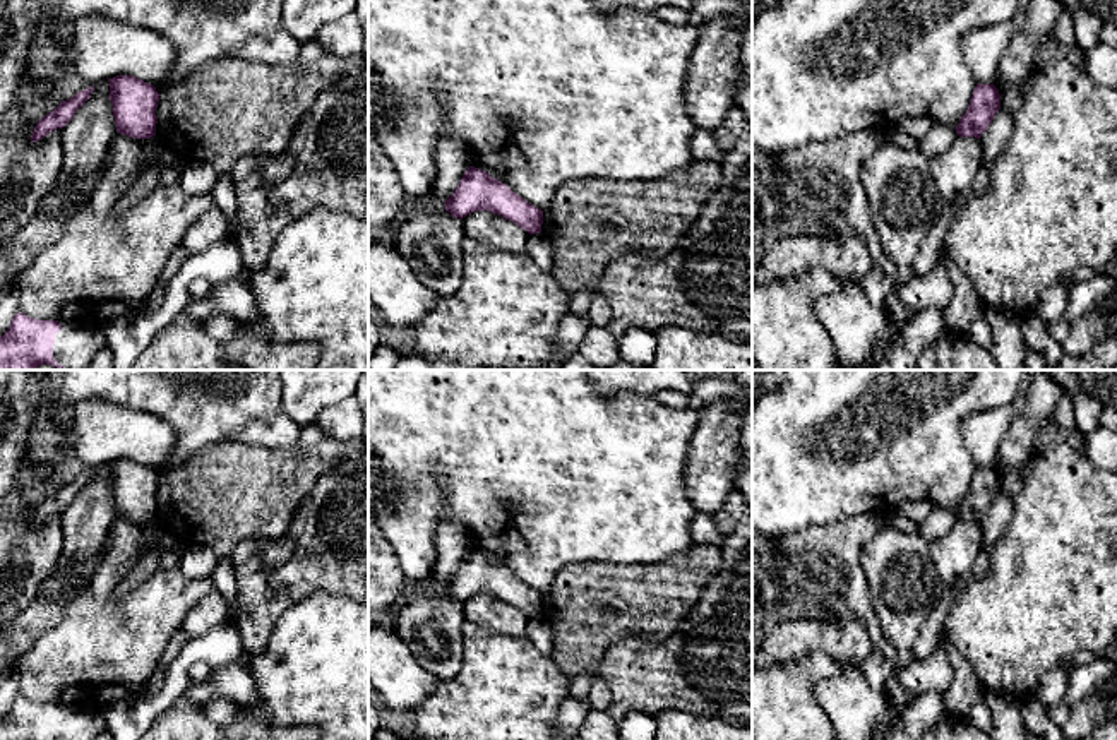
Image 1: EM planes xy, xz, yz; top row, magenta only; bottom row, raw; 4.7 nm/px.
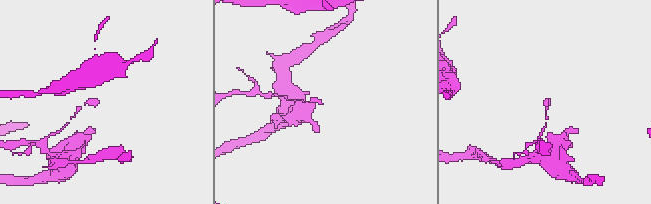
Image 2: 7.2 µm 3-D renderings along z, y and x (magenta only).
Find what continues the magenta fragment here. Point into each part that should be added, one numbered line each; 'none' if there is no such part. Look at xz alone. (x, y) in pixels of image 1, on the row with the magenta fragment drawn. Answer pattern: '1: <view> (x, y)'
none

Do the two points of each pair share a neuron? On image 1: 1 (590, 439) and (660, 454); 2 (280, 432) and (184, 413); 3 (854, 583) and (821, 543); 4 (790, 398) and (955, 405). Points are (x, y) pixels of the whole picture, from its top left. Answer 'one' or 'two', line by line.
1: one
2: one
3: one
4: one

